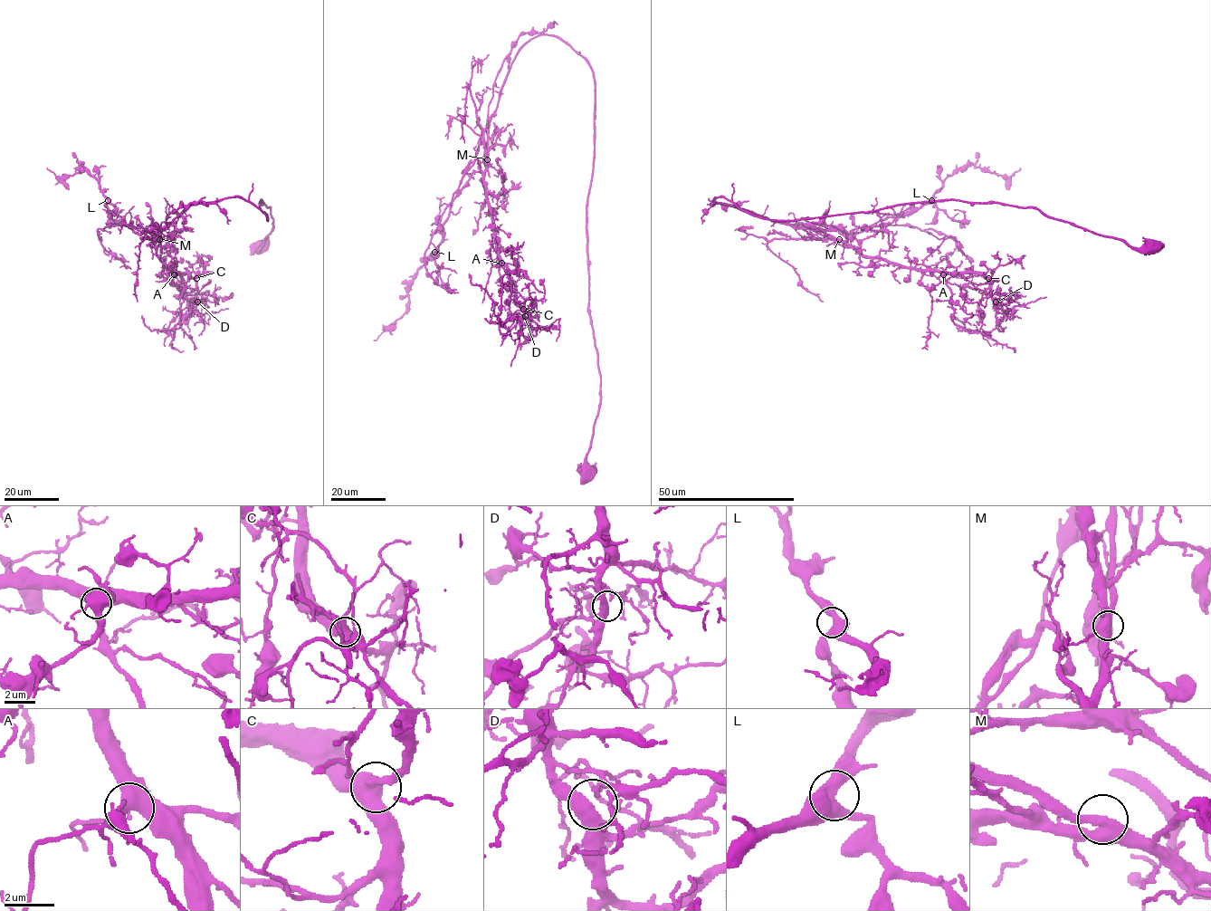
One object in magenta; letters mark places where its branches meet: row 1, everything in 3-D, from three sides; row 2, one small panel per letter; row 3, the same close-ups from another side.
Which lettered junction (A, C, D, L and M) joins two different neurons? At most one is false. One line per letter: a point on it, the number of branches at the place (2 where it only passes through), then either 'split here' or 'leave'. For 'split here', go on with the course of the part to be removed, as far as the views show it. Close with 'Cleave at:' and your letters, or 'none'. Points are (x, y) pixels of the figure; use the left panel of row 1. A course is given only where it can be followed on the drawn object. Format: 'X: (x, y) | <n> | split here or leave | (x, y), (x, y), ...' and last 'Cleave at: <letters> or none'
A: (174, 274) | 3 | leave
C: (196, 278) | 3 | leave
D: (197, 302) | 3 | leave
L: (108, 200) | 3 | leave
M: (159, 239) | 3 | leave
Cleave at: none

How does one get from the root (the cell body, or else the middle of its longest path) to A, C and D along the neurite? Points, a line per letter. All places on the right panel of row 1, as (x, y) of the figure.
A: (1152, 245), (996, 203), (771, 220), (715, 199), (943, 274)
C: (1152, 245), (996, 203), (771, 220), (715, 199), (865, 255), (988, 278)
D: (1152, 245), (996, 203), (771, 220), (715, 199), (865, 255), (981, 274), (996, 302)

